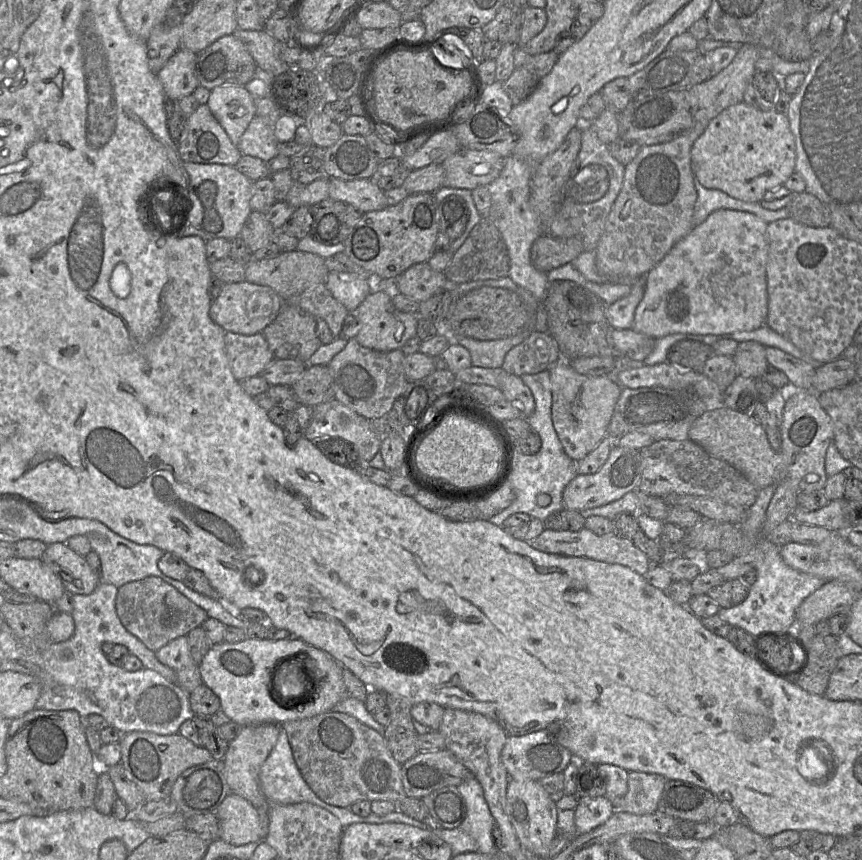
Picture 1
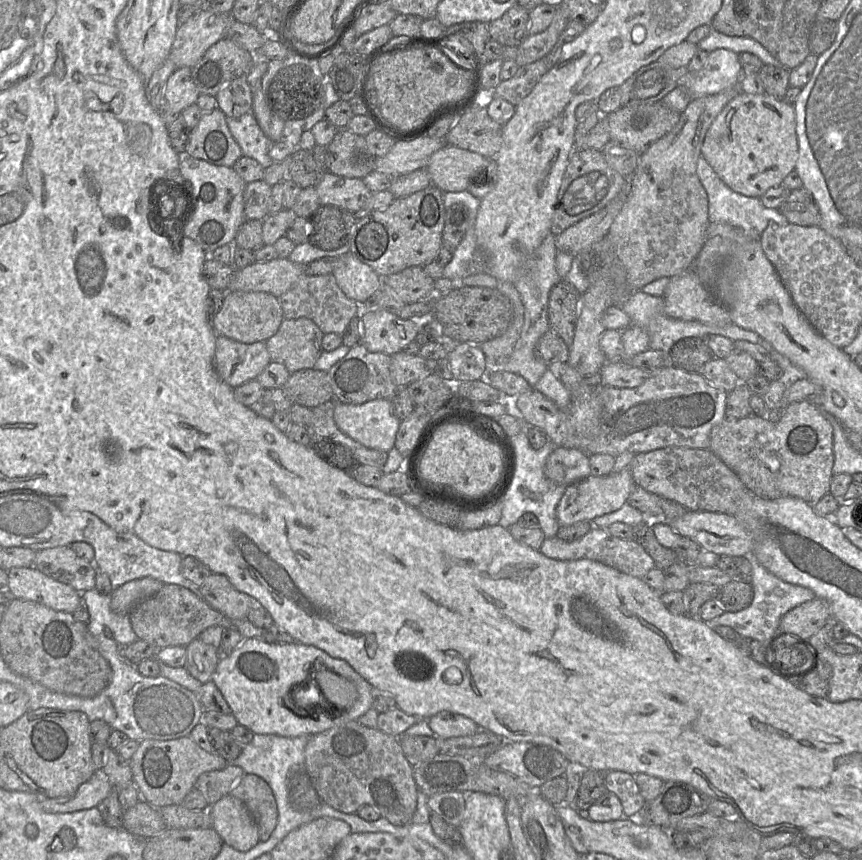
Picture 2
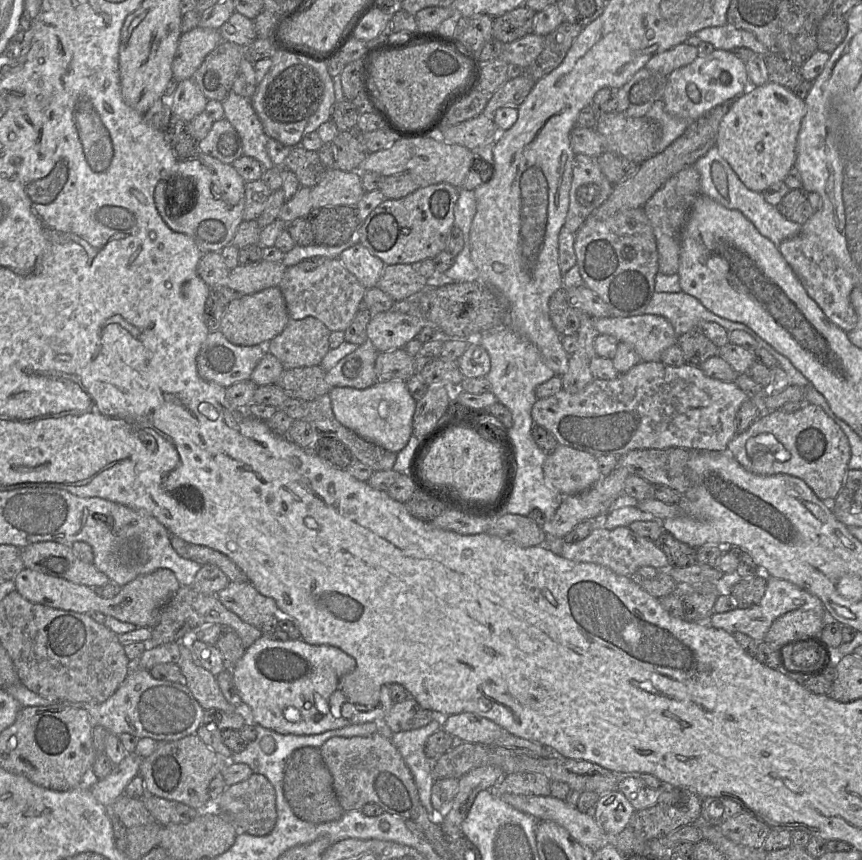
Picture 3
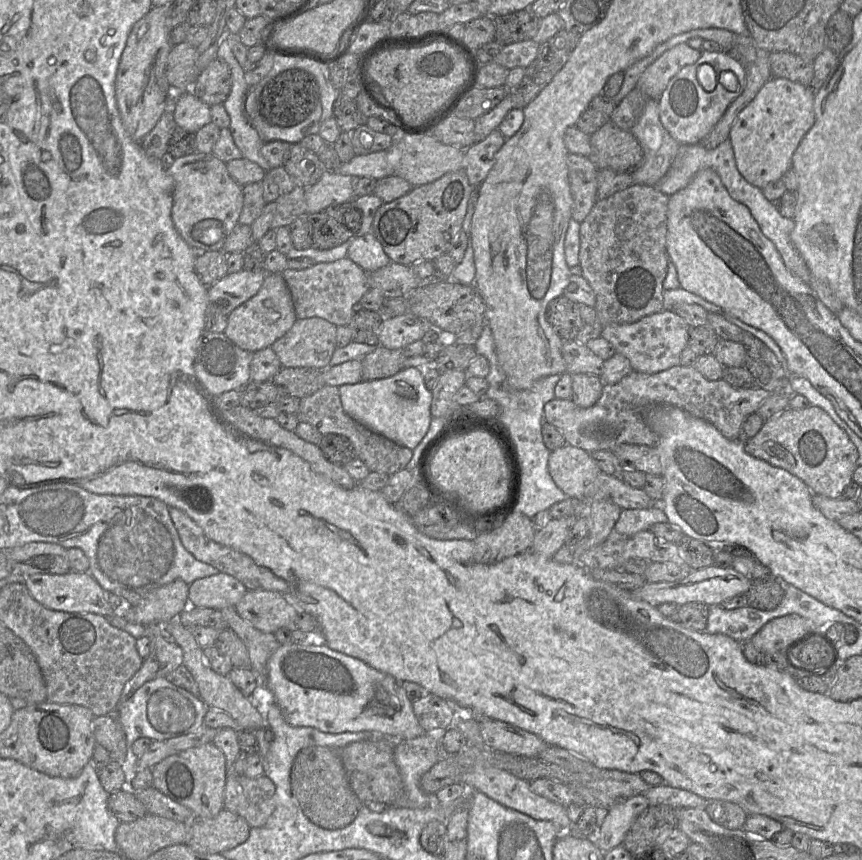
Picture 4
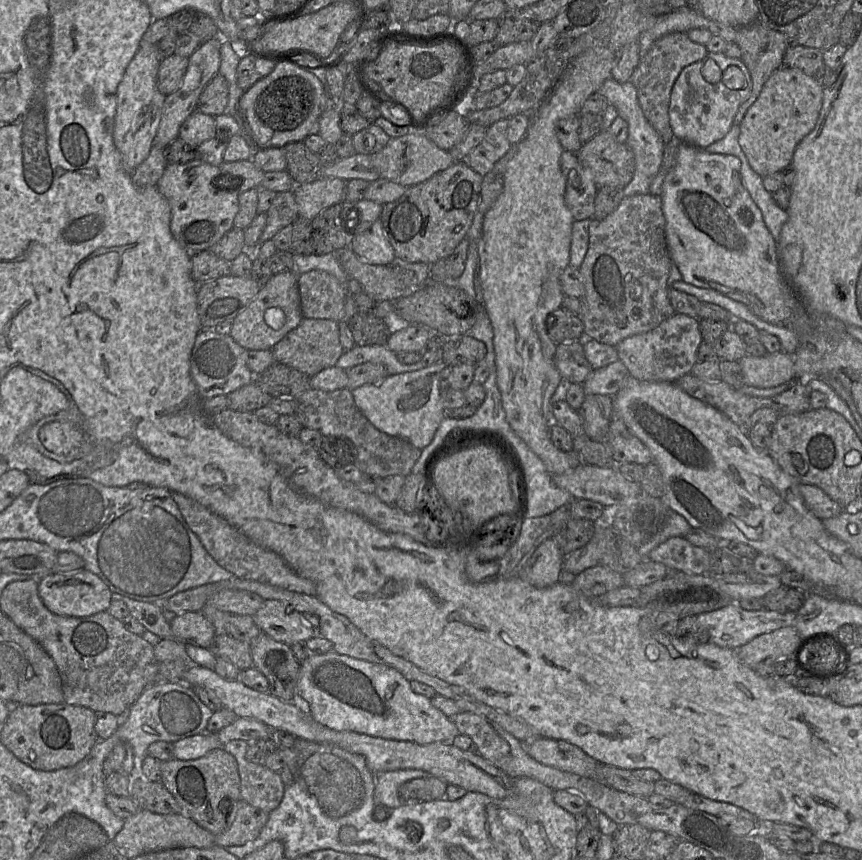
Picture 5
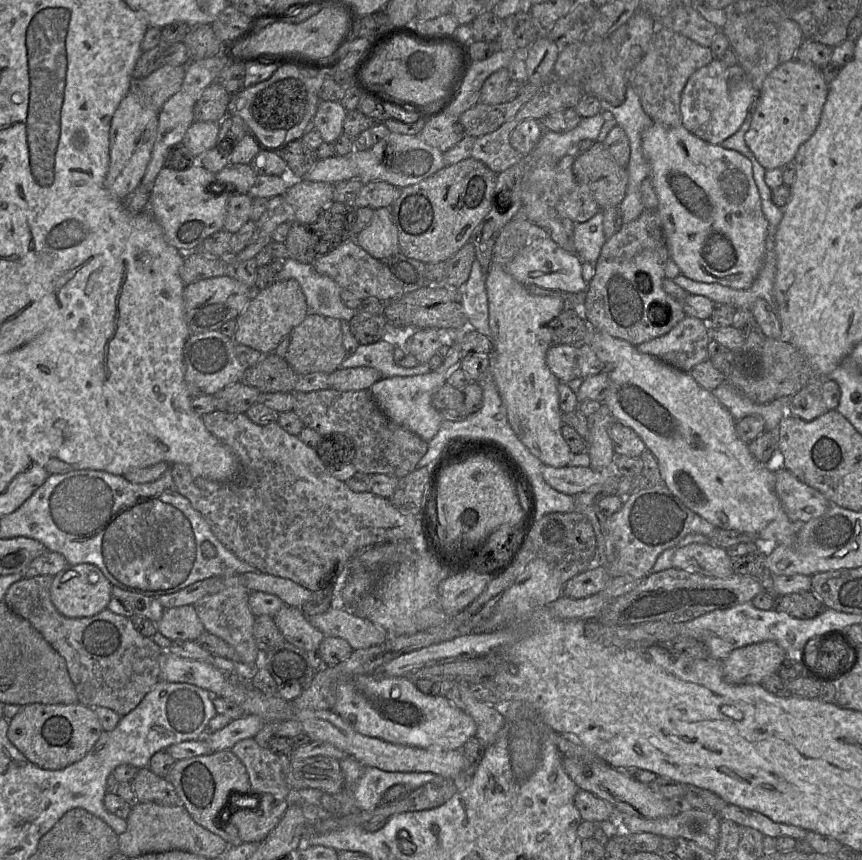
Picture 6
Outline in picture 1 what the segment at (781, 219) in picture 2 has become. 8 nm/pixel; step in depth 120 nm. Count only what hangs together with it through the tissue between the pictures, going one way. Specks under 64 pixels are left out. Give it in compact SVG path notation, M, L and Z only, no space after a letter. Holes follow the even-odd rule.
M694 175L694 185L697 191L697 200L694 207L693 222L698 225L704 222L707 217L719 209L730 209L743 212L750 212L761 218L766 223L778 219L790 218L787 208L779 210L764 209L760 203L748 203L735 199L717 189L708 189L700 184Z

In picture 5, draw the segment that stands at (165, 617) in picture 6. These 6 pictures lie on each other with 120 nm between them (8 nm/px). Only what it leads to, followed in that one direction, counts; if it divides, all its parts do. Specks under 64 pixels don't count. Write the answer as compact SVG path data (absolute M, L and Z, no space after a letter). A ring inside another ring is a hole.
M201 612L177 614L170 621L170 628L175 640L205 649L209 648L216 635L213 625Z

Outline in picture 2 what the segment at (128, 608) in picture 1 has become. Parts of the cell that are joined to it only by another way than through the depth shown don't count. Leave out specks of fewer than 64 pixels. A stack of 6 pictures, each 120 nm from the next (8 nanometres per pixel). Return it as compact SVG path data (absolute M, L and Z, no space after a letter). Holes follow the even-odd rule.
M164 584L152 597L138 603L128 614L131 627L140 640L157 648L167 646L186 647L208 627L233 627L231 620L213 609L204 599L189 589L176 584Z

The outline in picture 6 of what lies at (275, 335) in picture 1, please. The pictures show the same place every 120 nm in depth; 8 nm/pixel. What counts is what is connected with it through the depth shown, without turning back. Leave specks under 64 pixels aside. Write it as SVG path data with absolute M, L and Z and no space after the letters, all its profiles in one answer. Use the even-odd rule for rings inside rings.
M307 315L278 345L276 355L283 358L297 375L310 373L332 374L341 368L346 358L341 320L323 315Z

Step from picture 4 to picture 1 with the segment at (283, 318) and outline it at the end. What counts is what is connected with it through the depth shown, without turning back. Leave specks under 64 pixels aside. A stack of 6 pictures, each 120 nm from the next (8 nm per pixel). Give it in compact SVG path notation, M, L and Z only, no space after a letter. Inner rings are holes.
M247 281L225 284L219 296L211 302L209 316L225 332L243 335L261 333L279 314L284 301L270 287Z

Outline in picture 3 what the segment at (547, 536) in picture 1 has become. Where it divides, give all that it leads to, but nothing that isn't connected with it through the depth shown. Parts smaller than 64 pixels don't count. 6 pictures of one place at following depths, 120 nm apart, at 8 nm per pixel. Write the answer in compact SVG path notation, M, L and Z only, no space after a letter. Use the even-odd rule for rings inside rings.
M595 527L585 539L576 543L564 543L560 556L573 562L599 564L621 576L634 578L637 570L643 566L652 566L659 571L670 567L665 553L654 541L638 536L629 527L614 529Z

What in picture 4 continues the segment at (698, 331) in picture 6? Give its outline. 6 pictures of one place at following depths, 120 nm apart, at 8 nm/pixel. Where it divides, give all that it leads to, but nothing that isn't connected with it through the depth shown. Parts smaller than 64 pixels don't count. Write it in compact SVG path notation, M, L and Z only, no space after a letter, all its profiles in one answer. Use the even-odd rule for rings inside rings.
M663 310L629 324L610 324L600 337L610 342L616 353L625 356L633 371L656 374L679 366L682 351L688 346L689 325L672 310Z

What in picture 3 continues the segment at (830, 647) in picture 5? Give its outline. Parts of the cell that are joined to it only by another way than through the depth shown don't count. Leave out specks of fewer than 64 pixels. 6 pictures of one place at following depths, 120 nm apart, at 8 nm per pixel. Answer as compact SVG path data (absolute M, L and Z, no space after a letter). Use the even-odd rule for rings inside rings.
M820 642L789 645L781 651L782 668L797 673L817 673L825 667L829 653Z

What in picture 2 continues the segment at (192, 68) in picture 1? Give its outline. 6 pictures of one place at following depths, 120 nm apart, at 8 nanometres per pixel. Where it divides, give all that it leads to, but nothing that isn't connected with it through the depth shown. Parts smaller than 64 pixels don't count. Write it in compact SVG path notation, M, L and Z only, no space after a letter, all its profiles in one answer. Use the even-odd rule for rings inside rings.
M190 67L177 68L168 78L164 89L166 108L179 112L196 103L199 95Z

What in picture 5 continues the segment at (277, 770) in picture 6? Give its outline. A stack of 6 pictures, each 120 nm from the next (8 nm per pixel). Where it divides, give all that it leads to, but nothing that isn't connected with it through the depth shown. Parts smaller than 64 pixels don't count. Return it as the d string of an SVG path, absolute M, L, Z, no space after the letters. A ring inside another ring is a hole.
M231 740L223 745L238 764L240 776L240 799L256 808L271 813L281 803L286 784L278 772L263 764L250 762L246 758L249 743Z

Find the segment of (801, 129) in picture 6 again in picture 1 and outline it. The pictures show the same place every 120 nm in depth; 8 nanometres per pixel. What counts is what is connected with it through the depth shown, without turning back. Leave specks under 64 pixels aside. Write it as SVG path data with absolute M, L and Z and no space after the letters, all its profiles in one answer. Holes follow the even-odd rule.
M744 101L730 106L711 120L691 149L692 172L702 186L717 189L732 198L760 203L768 191L780 188L795 171L796 145L789 120L776 110L760 110Z

